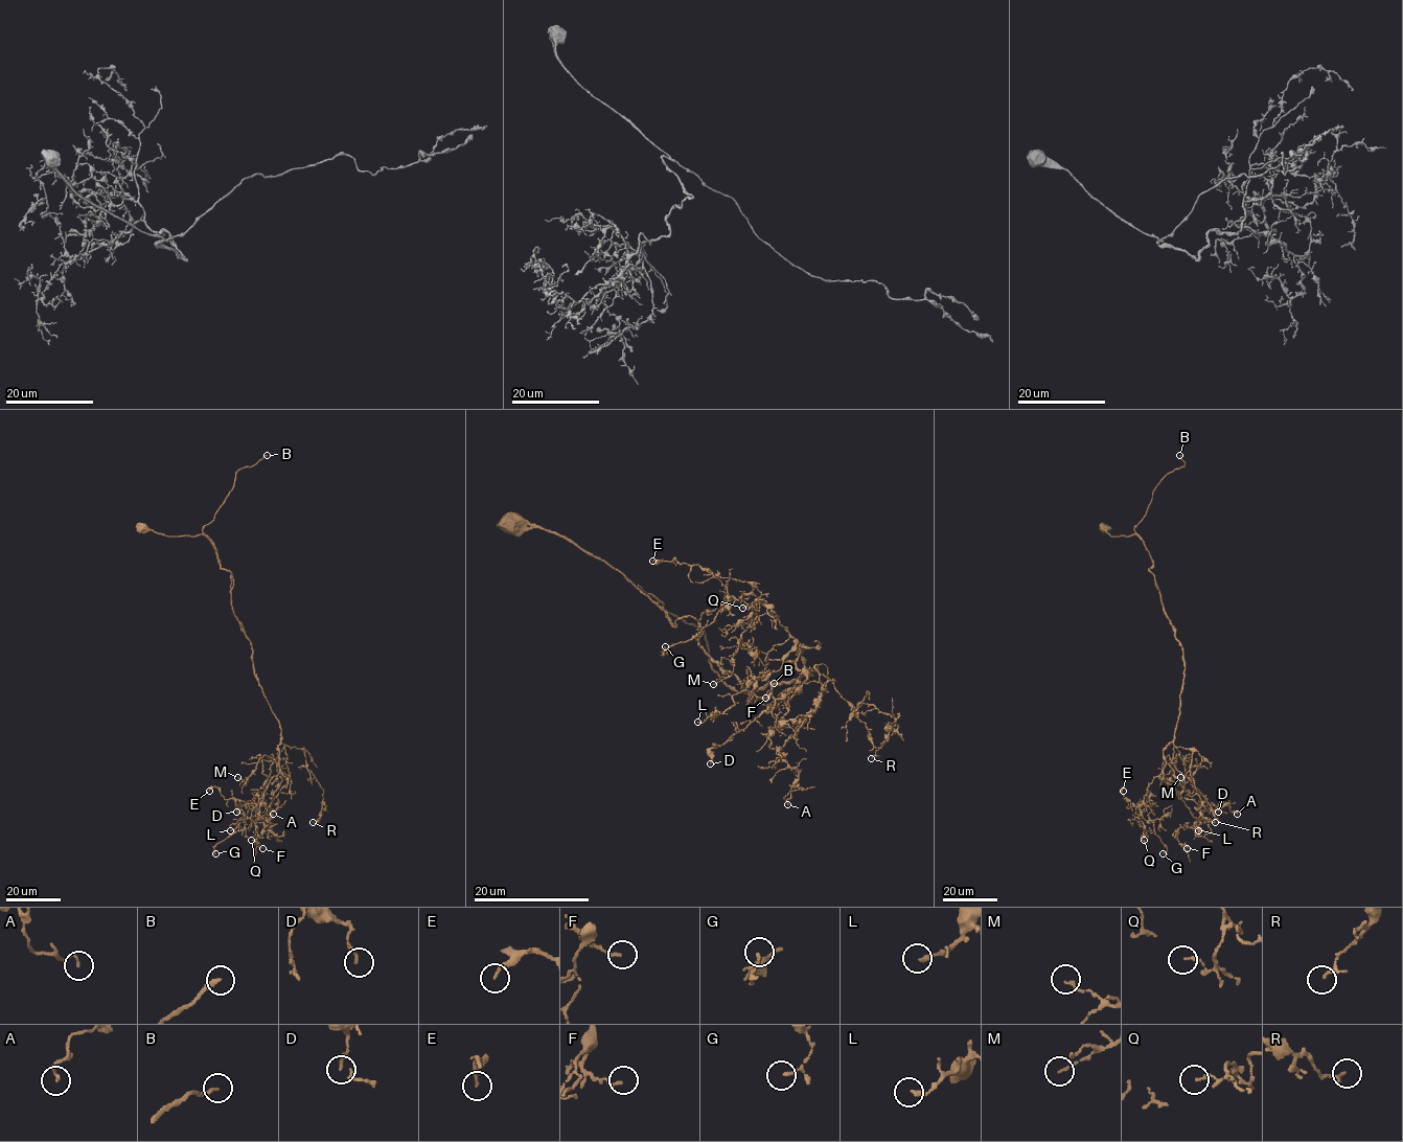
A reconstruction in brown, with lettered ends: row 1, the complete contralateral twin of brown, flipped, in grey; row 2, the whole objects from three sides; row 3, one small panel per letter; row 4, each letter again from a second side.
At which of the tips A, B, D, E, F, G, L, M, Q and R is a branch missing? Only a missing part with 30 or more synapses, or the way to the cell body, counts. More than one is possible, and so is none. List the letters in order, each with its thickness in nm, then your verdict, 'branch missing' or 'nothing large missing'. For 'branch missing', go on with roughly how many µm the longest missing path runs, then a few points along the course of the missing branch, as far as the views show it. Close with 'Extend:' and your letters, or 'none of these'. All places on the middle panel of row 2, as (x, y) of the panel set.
A: calibre 130 nm; nothing large missing
B: calibre 190 nm; branch missing; missing 70 µm
D: calibre 150 nm; nothing large missing
E: calibre 140 nm; nothing large missing
F: calibre 140 nm; nothing large missing
G: calibre 90 nm; nothing large missing
L: calibre 220 nm; nothing large missing
M: calibre 130 nm; nothing large missing
Q: calibre 150 nm; nothing large missing
R: calibre 90 nm; nothing large missing
Extend: B

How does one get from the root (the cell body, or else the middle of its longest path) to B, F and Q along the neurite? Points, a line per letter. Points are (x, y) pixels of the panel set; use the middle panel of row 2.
B: (508, 525), (571, 539), (695, 624), (712, 668), (728, 686), (754, 692), (774, 683)
F: (508, 525), (691, 616), (746, 692), (800, 677), (802, 647), (771, 731), (757, 677), (765, 698)
Q: (508, 525), (571, 539), (674, 626), (691, 616), (746, 692), (800, 677), (776, 615), (751, 594), (742, 608)

